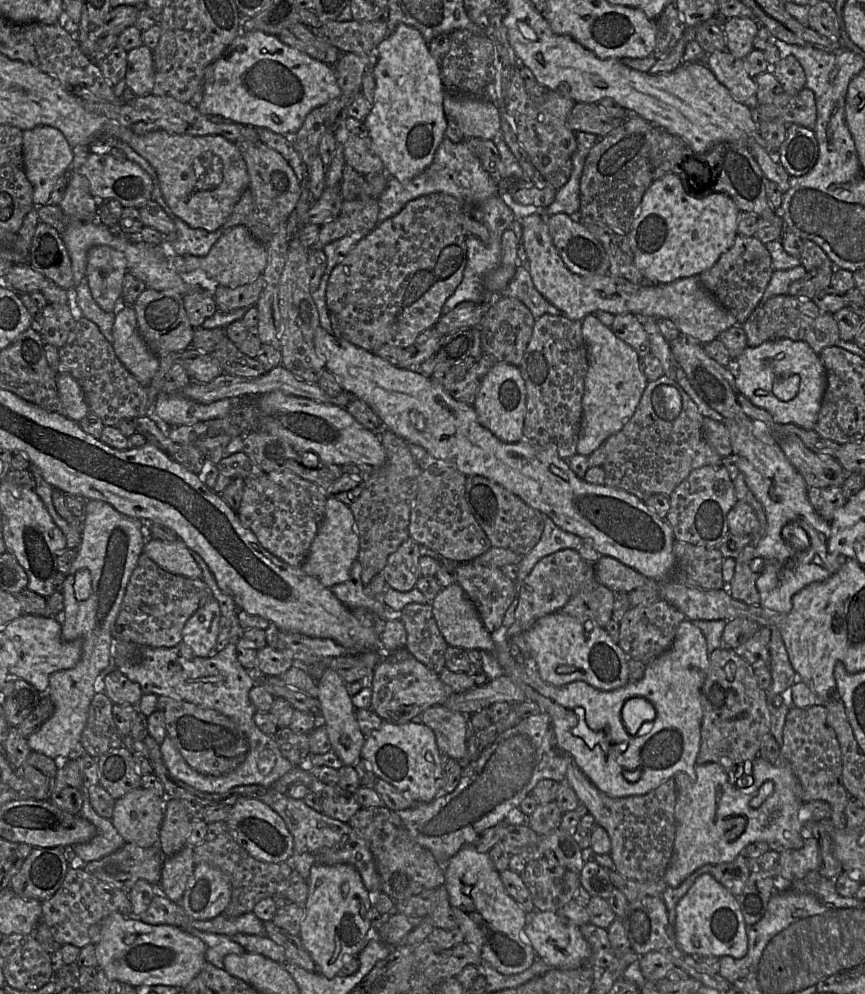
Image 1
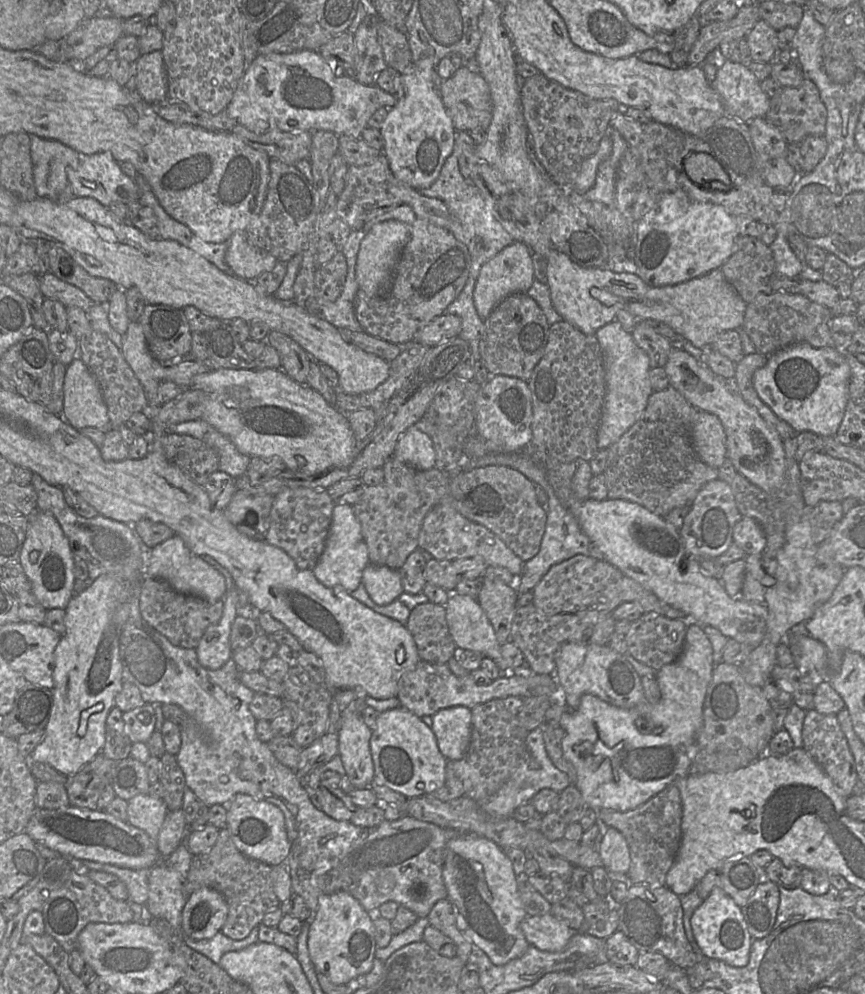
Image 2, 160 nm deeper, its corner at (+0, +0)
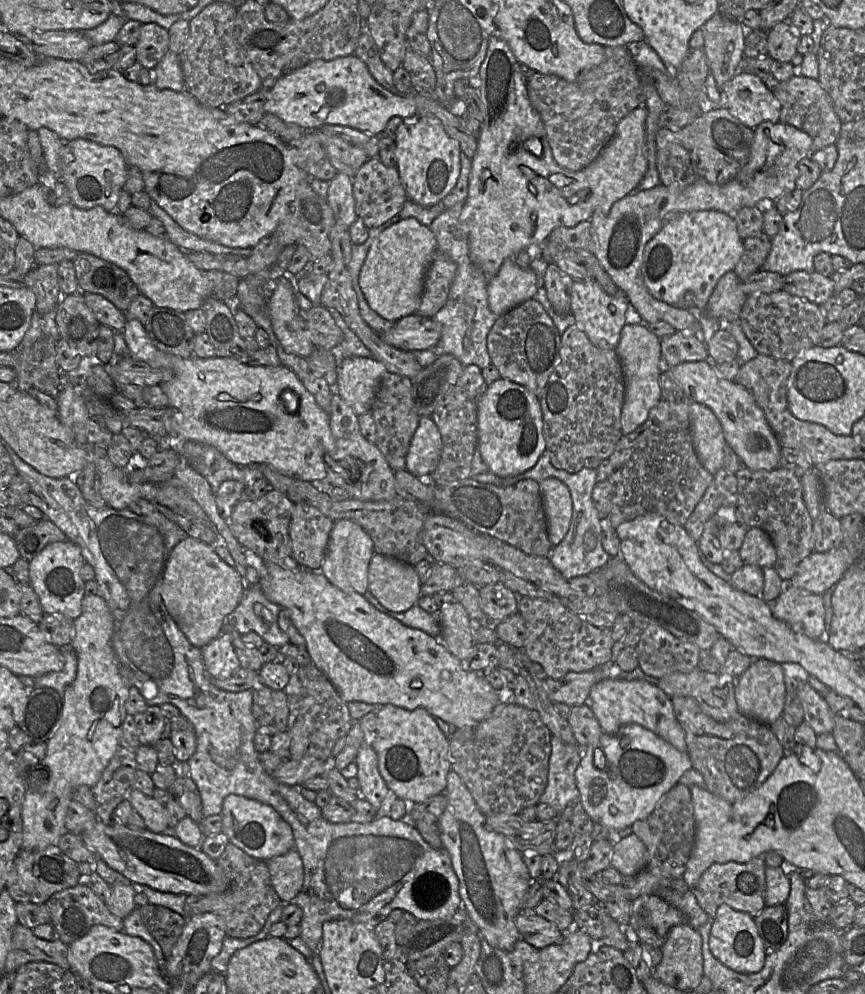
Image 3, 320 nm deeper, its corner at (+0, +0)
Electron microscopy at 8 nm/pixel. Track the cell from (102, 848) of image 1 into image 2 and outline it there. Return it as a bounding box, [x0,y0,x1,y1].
[81,860,149,904]

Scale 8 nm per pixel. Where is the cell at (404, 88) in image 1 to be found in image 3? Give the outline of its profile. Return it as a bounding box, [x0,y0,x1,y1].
[395,115,460,206]

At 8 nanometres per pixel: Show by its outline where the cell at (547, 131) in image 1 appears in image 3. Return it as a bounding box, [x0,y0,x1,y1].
[527,46,645,171]

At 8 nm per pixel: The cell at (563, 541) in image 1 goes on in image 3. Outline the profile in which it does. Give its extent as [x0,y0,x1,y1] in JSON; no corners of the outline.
[516,454,611,579]

